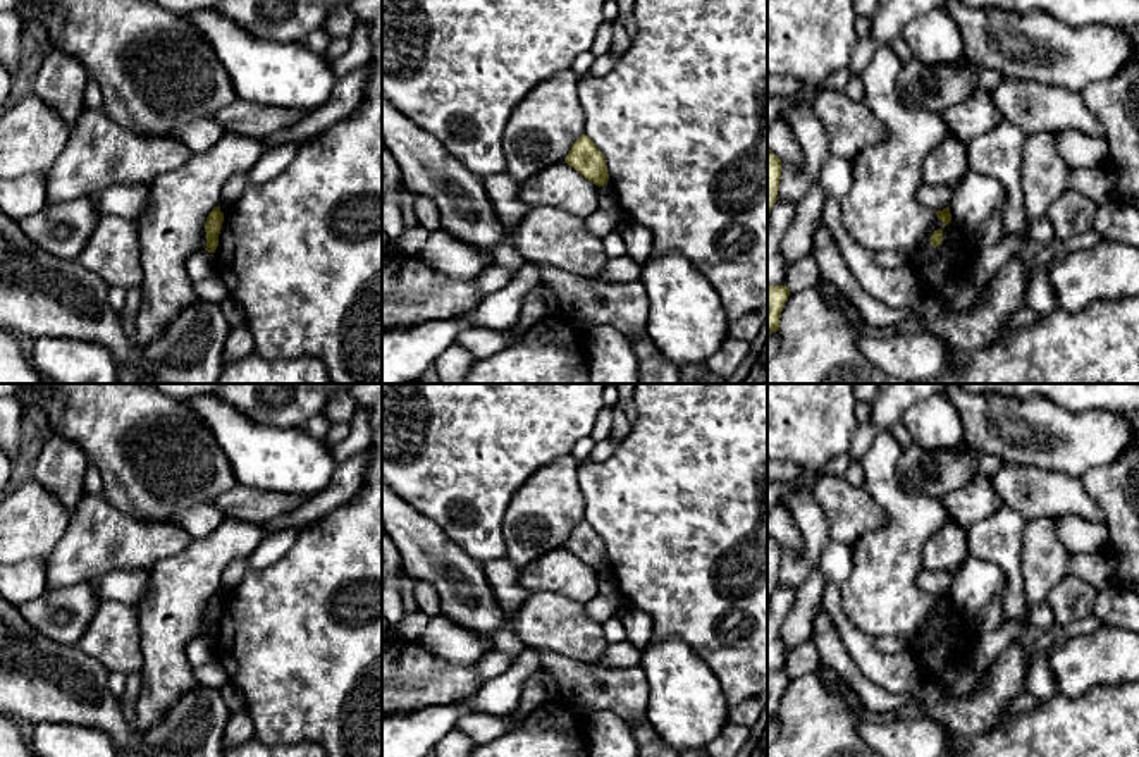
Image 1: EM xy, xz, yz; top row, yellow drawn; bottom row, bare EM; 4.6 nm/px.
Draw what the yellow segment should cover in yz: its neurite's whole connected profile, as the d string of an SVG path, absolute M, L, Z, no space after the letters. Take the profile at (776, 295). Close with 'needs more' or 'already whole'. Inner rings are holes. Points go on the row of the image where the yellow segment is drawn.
M767 286L767 332L779 330L779 318L785 303L788 301L790 289L785 286Z; already whole

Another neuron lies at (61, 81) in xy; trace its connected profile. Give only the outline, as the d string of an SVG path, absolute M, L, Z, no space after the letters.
M52 48L33 83L33 93L45 100L69 126L74 127L84 107L88 72L83 62Z

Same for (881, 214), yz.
M891 46L877 48L871 64L860 74L864 84L862 103L883 124L886 138L867 146L852 158L853 182L840 201L845 231L862 248L877 251L898 251L920 280L920 298L939 299L939 287L957 277L965 277L967 267L977 249L974 236L957 227L945 225L936 210L922 206L915 191L922 182L922 160L945 138L953 136L948 124L936 112L915 112L907 108L896 95L902 60Z

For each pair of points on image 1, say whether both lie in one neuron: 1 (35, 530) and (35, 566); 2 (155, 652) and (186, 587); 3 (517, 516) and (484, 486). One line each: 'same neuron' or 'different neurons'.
1: different neurons
2: same neuron
3: different neurons

